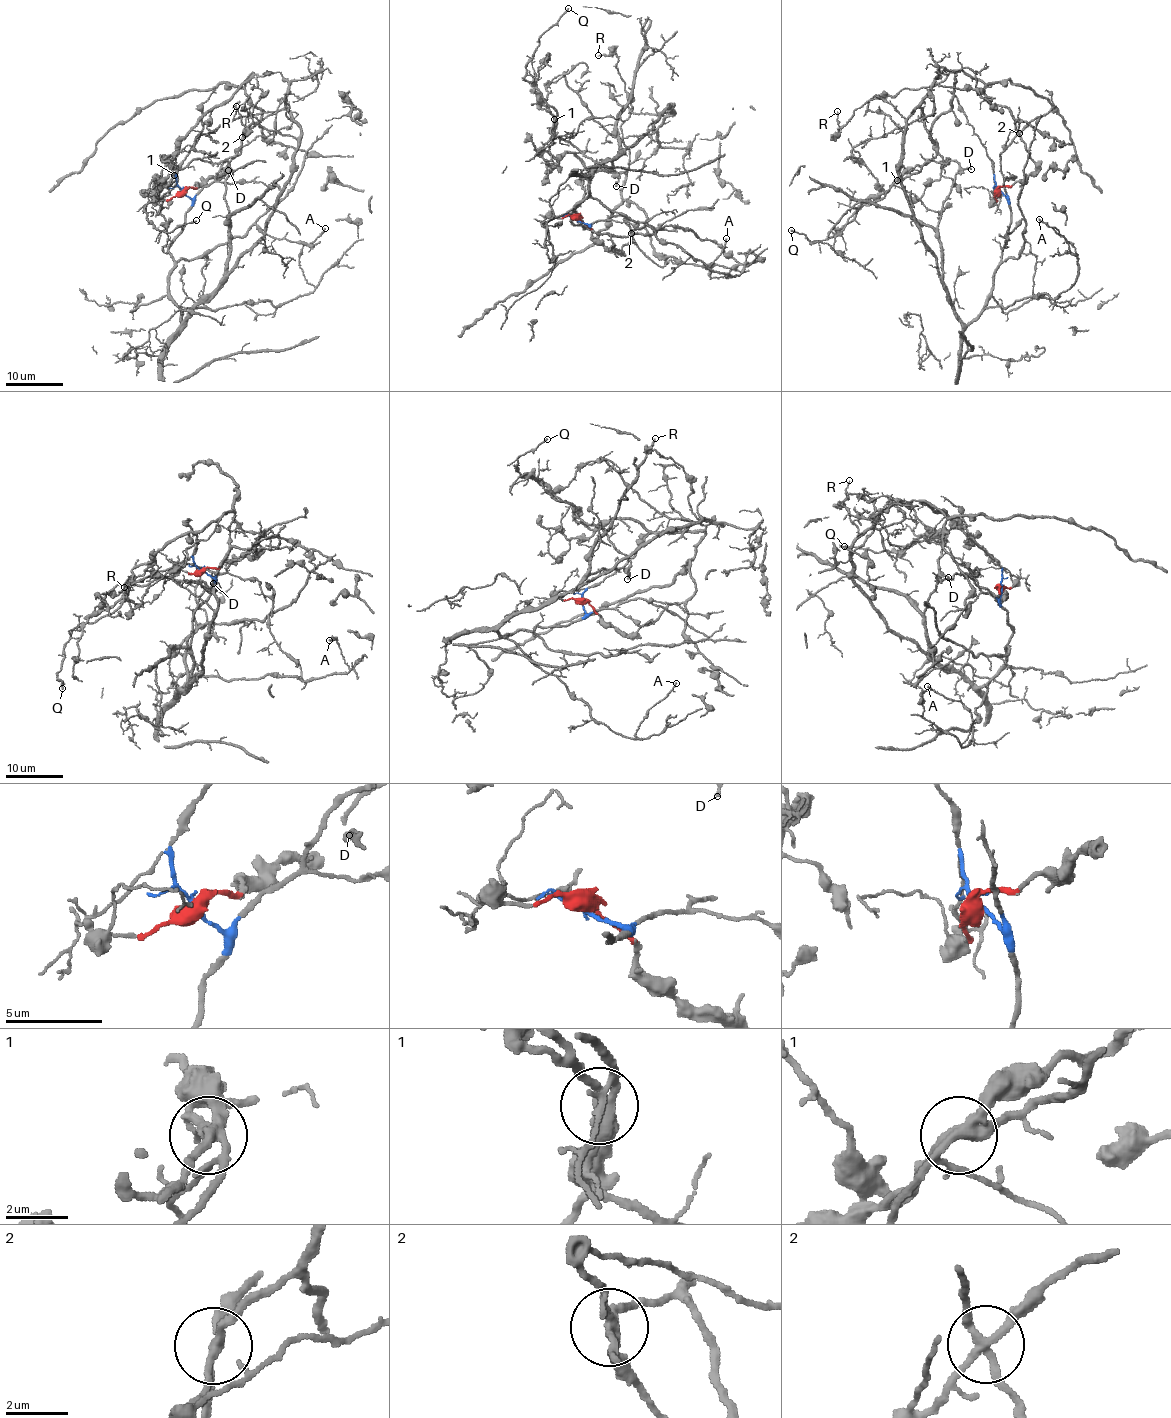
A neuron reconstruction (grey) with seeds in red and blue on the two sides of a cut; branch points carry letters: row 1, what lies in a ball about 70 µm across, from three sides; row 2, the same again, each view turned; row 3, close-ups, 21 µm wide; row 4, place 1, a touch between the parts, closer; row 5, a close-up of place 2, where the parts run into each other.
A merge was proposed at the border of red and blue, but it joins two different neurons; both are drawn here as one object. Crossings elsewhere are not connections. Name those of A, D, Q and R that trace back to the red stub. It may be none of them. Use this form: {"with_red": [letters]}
{"with_red": ["R"]}

